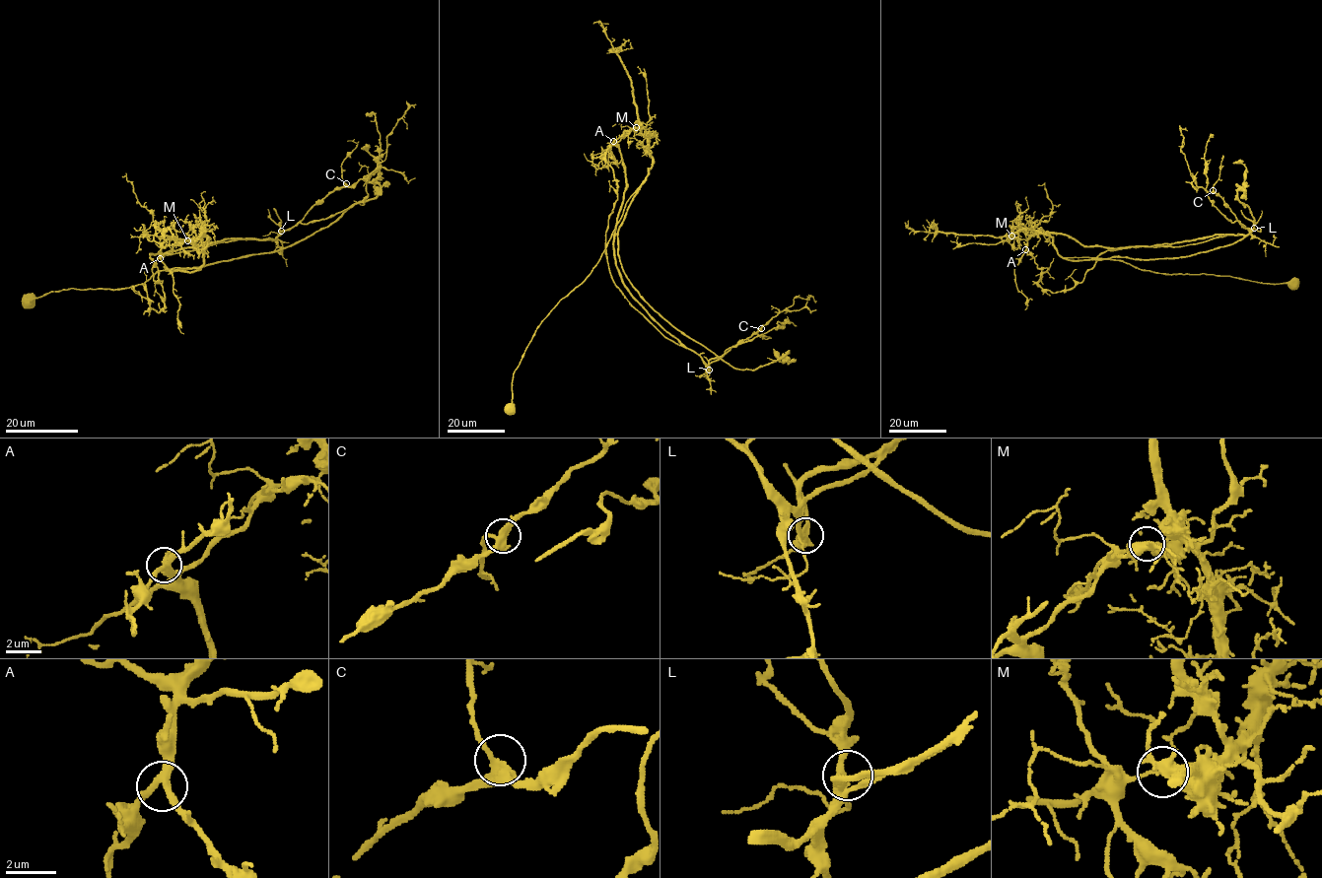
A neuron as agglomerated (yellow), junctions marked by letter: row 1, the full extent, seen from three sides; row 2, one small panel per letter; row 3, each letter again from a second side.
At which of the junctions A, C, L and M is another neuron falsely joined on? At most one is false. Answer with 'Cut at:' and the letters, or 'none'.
Cut at: M

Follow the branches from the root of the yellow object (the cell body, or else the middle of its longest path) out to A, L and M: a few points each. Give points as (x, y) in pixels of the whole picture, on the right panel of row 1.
A: (1294, 284), (1063, 257), (1050, 236), (1015, 231), (1010, 236), (1025, 239), (1025, 249)
L: (1294, 284), (1063, 257), (1036, 230), (1010, 236), (1057, 234), (1123, 247), (1254, 228)
M: (1294, 284), (1164, 274), (1122, 260), (1063, 257), (1053, 238), (1036, 230), (1011, 236)

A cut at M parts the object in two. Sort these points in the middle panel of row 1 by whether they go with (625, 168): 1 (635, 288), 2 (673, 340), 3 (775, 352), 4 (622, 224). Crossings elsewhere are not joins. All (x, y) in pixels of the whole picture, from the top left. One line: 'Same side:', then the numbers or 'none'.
Same side: 2

